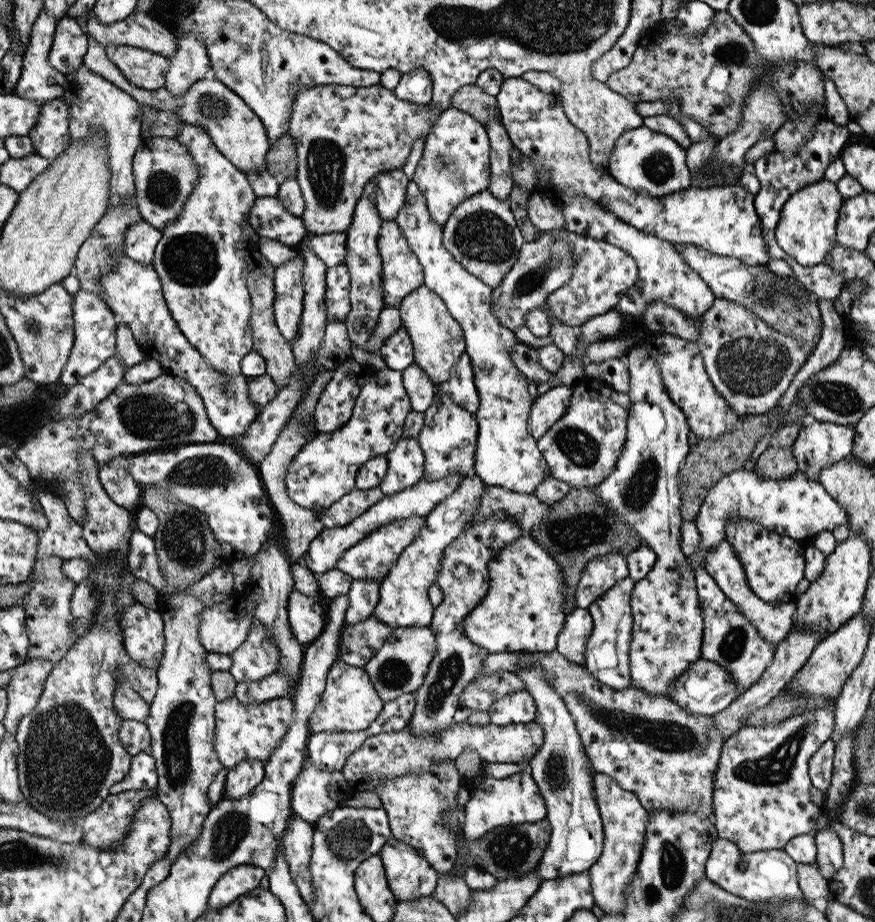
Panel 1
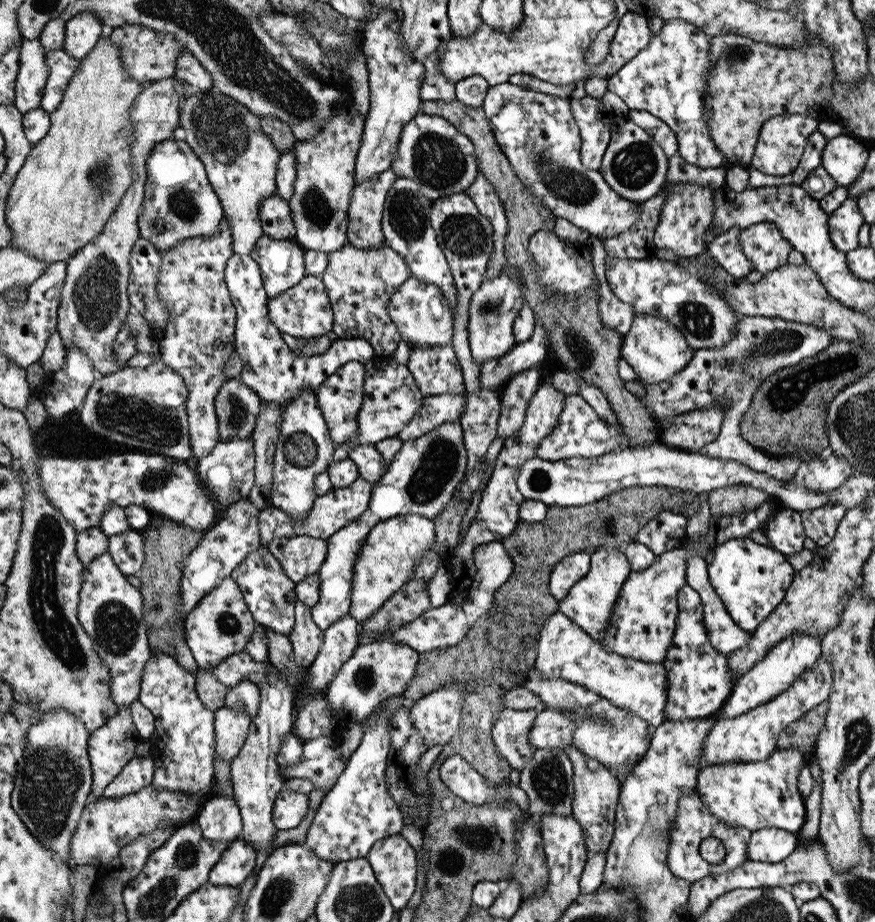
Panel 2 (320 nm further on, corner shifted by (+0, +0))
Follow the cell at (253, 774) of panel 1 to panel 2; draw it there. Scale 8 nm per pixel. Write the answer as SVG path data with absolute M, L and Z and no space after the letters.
M218 794L209 799L201 806L194 822L208 840L231 842L243 832L243 817L234 796L228 798Z

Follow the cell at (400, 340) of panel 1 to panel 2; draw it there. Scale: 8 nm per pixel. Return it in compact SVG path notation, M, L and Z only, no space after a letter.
M234 254L234 258L230 257L228 260L228 274L224 274L224 278L228 278L228 290L232 290L232 302L236 302L236 324L235 324L235 342L240 342L240 350L235 350L235 352L240 352L240 358L243 362L243 369L241 374L238 376L238 378L243 382L247 383L249 387L253 391L255 391L256 394L259 395L261 399L263 399L263 402L271 402L272 404L279 404L279 406L282 406L282 408L286 407L289 402L292 400L295 400L297 396L303 391L303 390L317 390L317 388L330 376L331 374L334 374L338 368L340 368L340 365L346 364L348 361L360 361L365 363L368 359L371 359L375 355L375 350L372 348L372 345L363 338L356 337L351 339L335 339L331 342L331 345L328 347L328 350L324 352L324 354L315 354L314 356L300 356L298 357L296 355L296 351L292 350L286 343L282 342L282 338L280 336L274 336L274 334L270 334L268 332L268 328L272 326L270 324L270 317L268 317L268 307L267 307L267 300L268 295L266 294L263 282L262 282L262 275L261 270L259 267L259 264L250 256L250 255L238 255Z

